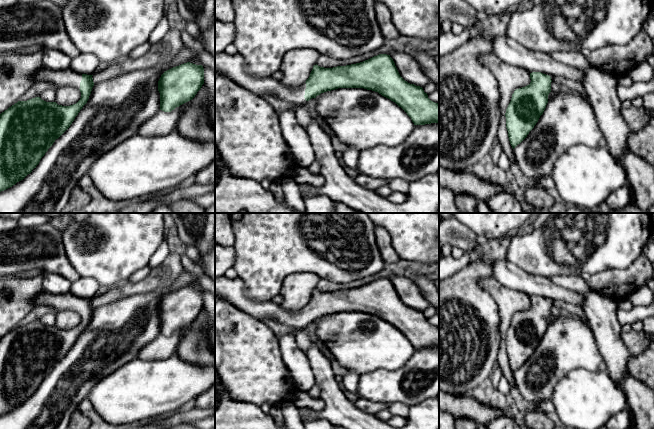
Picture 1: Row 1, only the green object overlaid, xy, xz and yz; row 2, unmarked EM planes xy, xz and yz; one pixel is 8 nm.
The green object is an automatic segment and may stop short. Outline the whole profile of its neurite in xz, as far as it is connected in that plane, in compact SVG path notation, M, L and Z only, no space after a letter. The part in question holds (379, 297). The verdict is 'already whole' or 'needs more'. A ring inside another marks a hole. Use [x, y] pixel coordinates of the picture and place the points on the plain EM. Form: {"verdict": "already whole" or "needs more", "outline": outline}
{"verdict": "needs more", "outline": "M225 276L216 278L215 295L257 319L270 318L295 329L303 329L321 317L338 312L364 312L378 316L395 326L407 337L414 349L439 347L439 328L431 325L422 311L405 305L400 300L393 283L387 278L379 278L360 287L333 292L324 292L316 288L306 306L296 312L287 311L280 304L275 304L271 300L256 301L252 299L247 295L244 281L239 277L235 279Z"}

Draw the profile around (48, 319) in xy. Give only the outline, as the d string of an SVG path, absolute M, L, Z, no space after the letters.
M49 312L42 316L39 321L46 326L55 326L56 313Z

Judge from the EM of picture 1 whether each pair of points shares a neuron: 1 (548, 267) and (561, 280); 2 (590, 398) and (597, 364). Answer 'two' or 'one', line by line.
1: two
2: two

